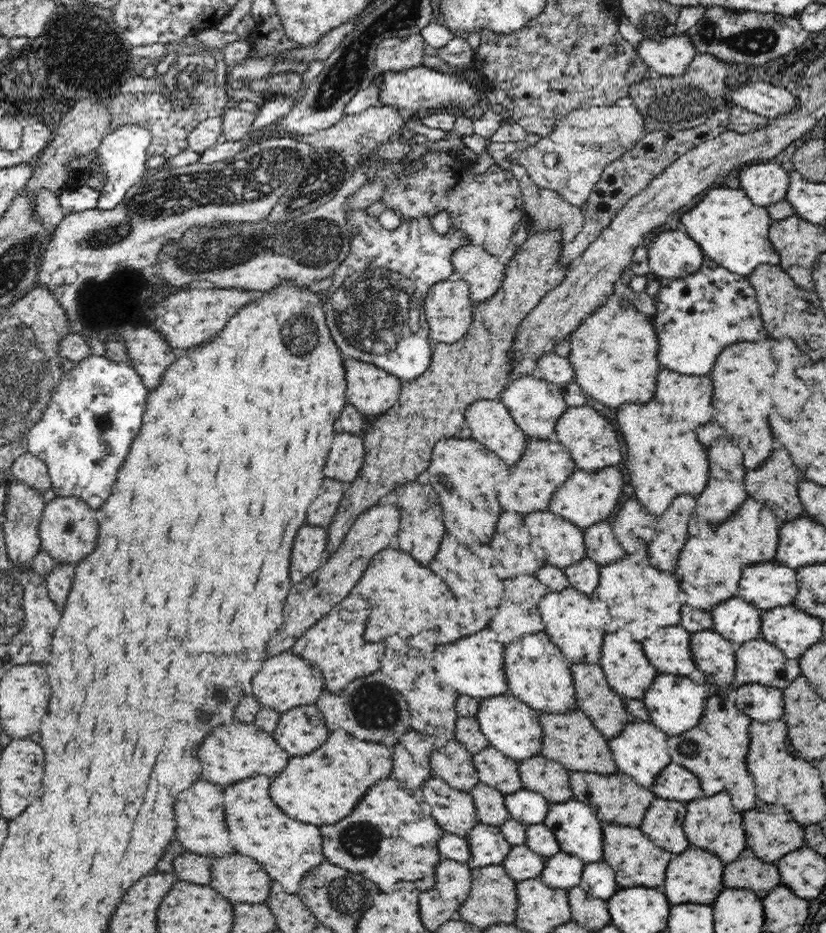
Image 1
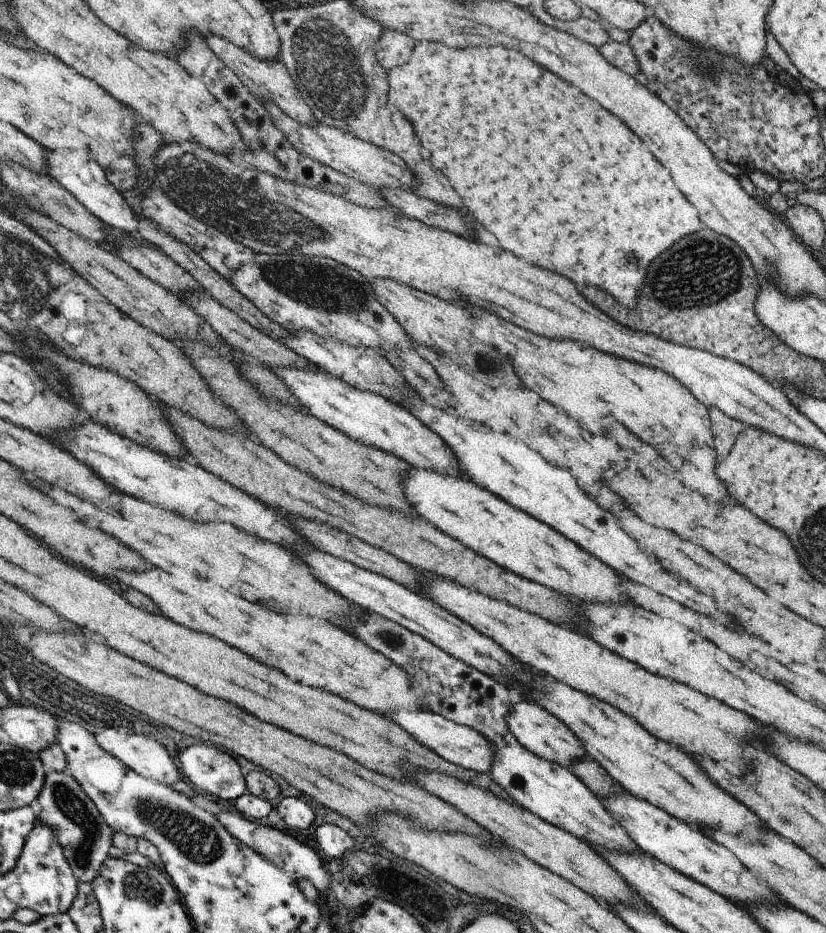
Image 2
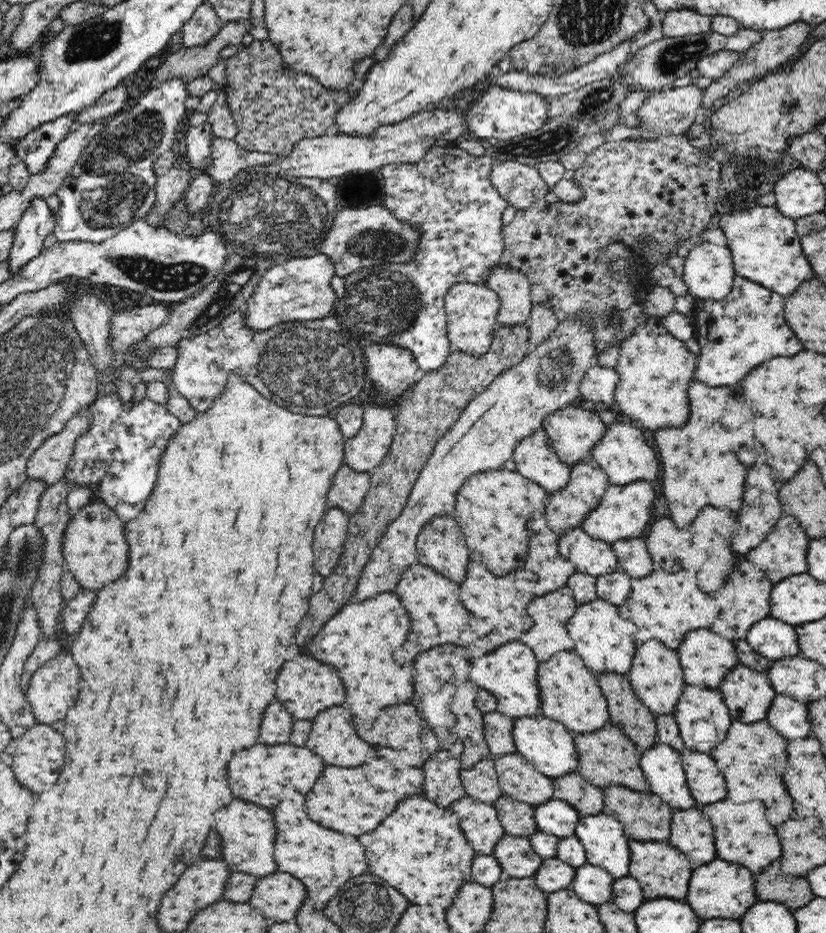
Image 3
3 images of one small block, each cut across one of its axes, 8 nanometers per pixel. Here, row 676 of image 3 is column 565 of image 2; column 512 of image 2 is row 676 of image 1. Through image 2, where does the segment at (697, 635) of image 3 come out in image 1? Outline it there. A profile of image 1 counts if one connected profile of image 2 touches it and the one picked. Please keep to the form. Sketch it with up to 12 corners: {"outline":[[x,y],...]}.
{"outline":[[656,630],[643,642],[658,673],[688,677],[697,668],[691,633]]}

